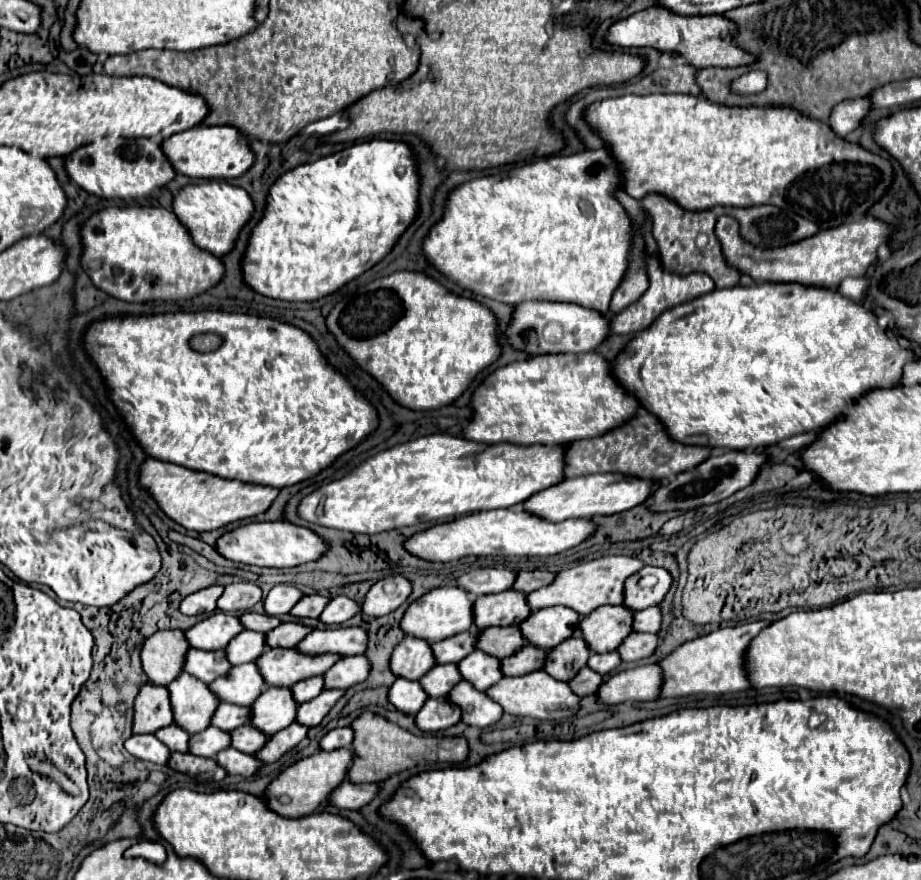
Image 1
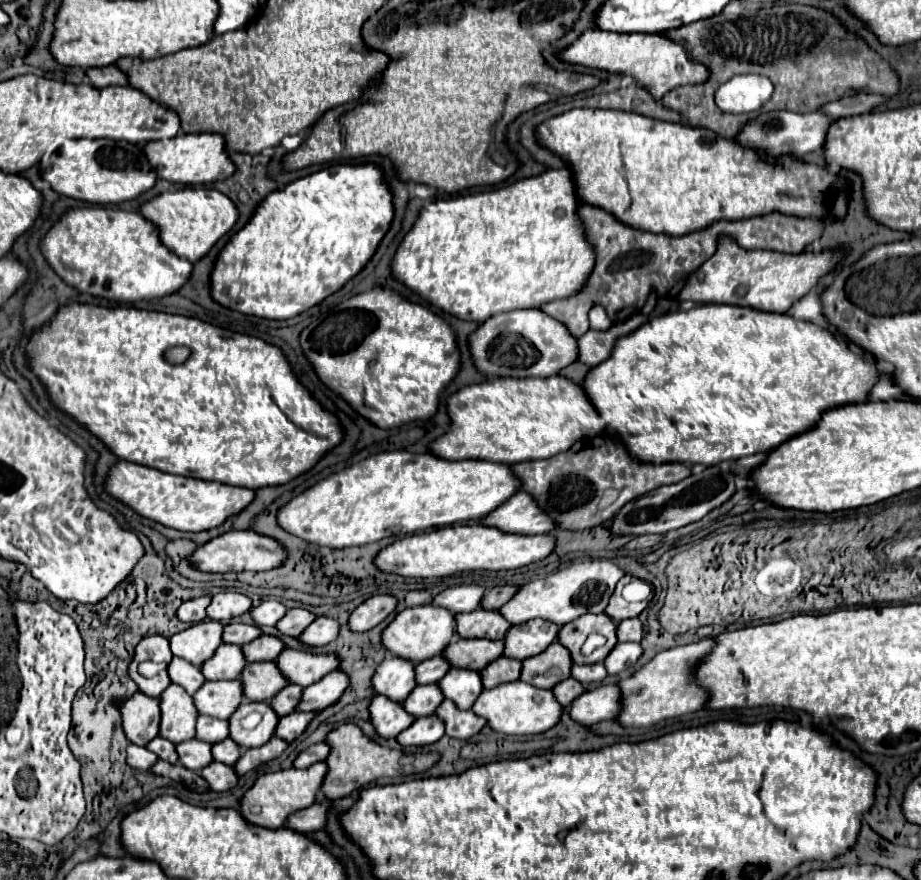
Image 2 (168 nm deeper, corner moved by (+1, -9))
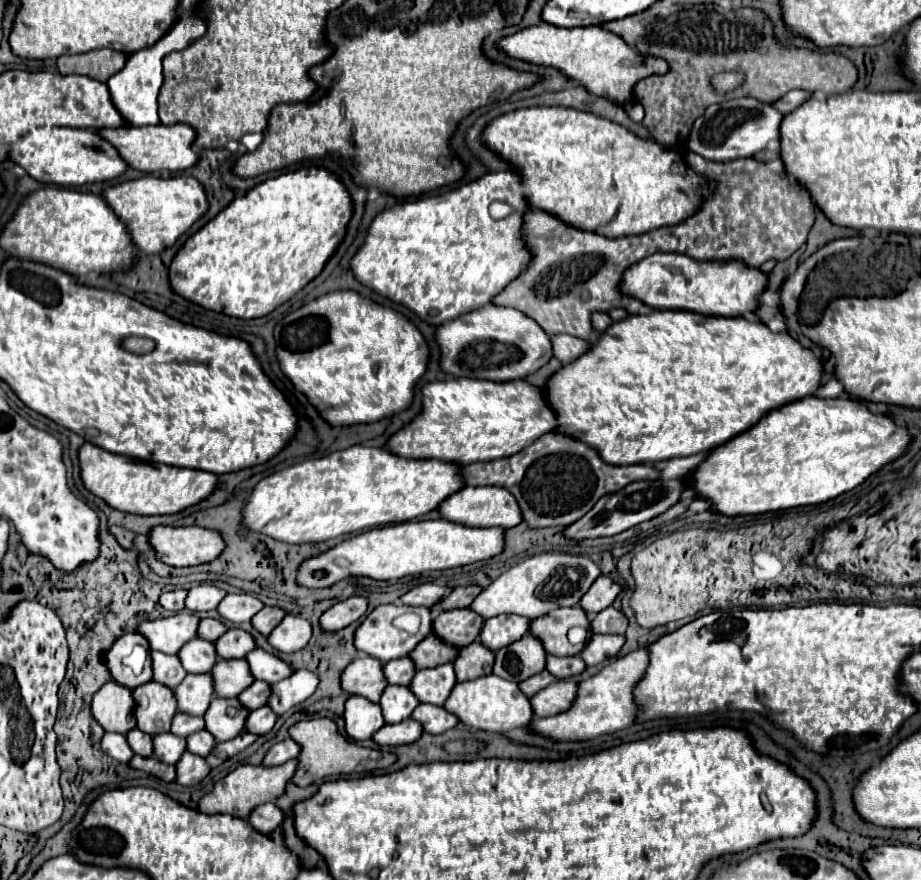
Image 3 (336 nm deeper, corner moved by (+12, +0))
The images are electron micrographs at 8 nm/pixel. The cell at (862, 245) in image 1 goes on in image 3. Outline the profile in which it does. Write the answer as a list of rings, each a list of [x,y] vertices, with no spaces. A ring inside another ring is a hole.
[[[653,254],[625,270],[621,294],[641,300],[651,308],[687,310],[705,316],[743,316],[757,308],[757,298],[767,286],[767,276],[761,270],[747,268],[741,262],[699,262],[679,254]],[[749,274],[749,290],[747,290]]]

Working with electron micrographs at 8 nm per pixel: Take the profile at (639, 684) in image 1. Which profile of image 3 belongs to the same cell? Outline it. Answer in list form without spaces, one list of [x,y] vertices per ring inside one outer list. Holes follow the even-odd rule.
[[[559,680],[551,686],[543,688],[539,694],[531,698],[531,708],[535,716],[553,716],[571,706],[571,698],[577,694],[577,682]]]

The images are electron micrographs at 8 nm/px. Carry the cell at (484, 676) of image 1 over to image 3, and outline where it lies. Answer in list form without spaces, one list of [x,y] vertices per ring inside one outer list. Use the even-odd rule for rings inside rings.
[[[441,664],[437,668],[427,668],[427,670],[419,670],[415,674],[415,678],[411,680],[409,688],[411,692],[419,698],[419,702],[427,702],[427,704],[435,704],[435,706],[443,706],[447,696],[451,694],[451,688],[455,686],[455,672],[453,672],[453,664]]]

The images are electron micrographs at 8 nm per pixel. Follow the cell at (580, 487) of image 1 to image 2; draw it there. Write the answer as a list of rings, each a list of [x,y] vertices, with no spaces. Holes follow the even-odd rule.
[[[518,491],[512,499],[508,499],[502,507],[498,507],[494,513],[482,519],[484,525],[498,527],[508,533],[526,533],[526,535],[538,535],[538,533],[550,533],[554,527],[554,521],[550,515],[546,515],[530,495],[524,491]]]

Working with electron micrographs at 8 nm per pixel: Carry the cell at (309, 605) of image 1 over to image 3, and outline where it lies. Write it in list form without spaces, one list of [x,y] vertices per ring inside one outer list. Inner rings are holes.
[[[265,606],[263,610],[259,610],[253,618],[251,618],[251,624],[257,632],[261,632],[263,636],[269,636],[271,630],[283,620],[285,612],[281,608],[271,608],[271,606]]]

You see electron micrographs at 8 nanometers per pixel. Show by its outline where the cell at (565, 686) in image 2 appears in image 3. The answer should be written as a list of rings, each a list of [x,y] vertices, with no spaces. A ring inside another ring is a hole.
[[[541,670],[539,674],[535,674],[535,676],[519,682],[519,690],[523,690],[523,694],[527,694],[527,698],[531,698],[535,692],[547,688],[547,686],[553,684],[553,682],[555,682],[555,676],[549,674],[547,670]]]

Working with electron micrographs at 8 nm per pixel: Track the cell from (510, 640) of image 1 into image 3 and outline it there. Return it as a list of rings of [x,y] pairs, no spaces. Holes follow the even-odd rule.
[[[429,634],[415,646],[415,650],[409,654],[411,662],[415,662],[415,670],[423,668],[435,668],[445,662],[451,662],[457,656],[457,648],[451,648],[443,640],[439,640],[435,634]]]

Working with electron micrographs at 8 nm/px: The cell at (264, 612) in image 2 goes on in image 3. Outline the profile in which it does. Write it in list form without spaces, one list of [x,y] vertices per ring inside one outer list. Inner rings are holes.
[[[227,594],[223,602],[219,602],[217,612],[221,614],[221,618],[233,624],[241,624],[251,620],[261,608],[263,608],[263,602],[251,594]]]

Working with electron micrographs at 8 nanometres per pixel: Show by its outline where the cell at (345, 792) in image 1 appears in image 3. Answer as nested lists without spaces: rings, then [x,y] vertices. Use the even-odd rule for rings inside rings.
[[[263,804],[251,812],[251,818],[247,822],[251,822],[251,826],[255,826],[255,830],[269,834],[283,822],[283,812],[275,804]]]

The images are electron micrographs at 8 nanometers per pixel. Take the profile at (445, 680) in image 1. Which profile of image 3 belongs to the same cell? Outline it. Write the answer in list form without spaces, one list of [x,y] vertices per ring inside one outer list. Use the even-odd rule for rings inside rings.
[[[387,686],[379,700],[385,724],[397,724],[403,718],[409,718],[417,704],[419,700],[411,694],[407,686]]]

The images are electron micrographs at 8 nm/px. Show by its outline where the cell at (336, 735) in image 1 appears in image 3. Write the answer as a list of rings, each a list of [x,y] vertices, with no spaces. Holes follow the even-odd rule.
[[[287,738],[287,740],[271,746],[271,750],[263,758],[263,764],[265,766],[275,766],[275,764],[283,764],[283,762],[287,762],[291,758],[297,758],[297,756],[299,756],[299,744],[295,744],[291,738]]]

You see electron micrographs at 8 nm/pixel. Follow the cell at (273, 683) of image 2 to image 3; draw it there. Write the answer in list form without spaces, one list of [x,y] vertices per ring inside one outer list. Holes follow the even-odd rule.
[[[219,660],[211,670],[213,682],[215,682],[215,696],[217,698],[235,698],[241,690],[253,684],[251,672],[247,668],[247,662],[241,660]]]

